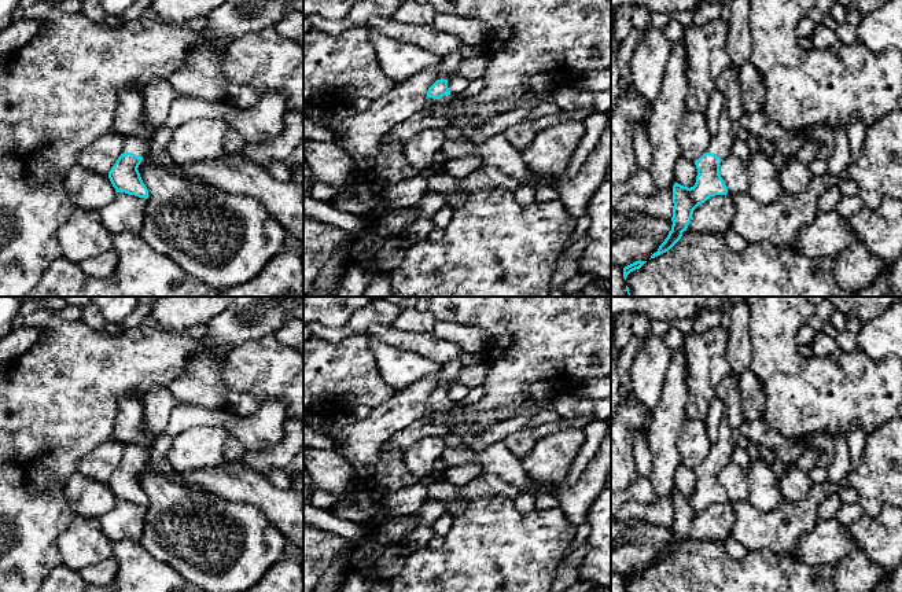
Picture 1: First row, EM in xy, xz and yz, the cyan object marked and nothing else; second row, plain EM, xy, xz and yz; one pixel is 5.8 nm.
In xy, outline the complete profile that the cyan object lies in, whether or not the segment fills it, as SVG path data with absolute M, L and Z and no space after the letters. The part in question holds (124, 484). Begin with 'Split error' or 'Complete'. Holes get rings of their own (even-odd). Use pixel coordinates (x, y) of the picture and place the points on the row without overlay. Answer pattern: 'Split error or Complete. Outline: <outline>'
Split error. Outline: M125 442L122 462L108 479L108 486L117 500L125 500L144 507L148 505L148 497L137 475L150 459L151 453L148 448L137 442Z

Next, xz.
Split error. Outline: M437 387L427 398L427 412L446 412L454 402L448 396L448 387Z

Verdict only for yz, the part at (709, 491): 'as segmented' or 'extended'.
extended

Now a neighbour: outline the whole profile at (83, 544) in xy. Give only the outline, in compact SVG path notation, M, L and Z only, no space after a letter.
M74 516L56 538L62 563L74 571L91 567L114 556L114 547L104 536L97 518Z

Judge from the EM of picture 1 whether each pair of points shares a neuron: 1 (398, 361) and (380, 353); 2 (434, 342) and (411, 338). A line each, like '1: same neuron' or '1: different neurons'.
1: same neuron
2: same neuron

